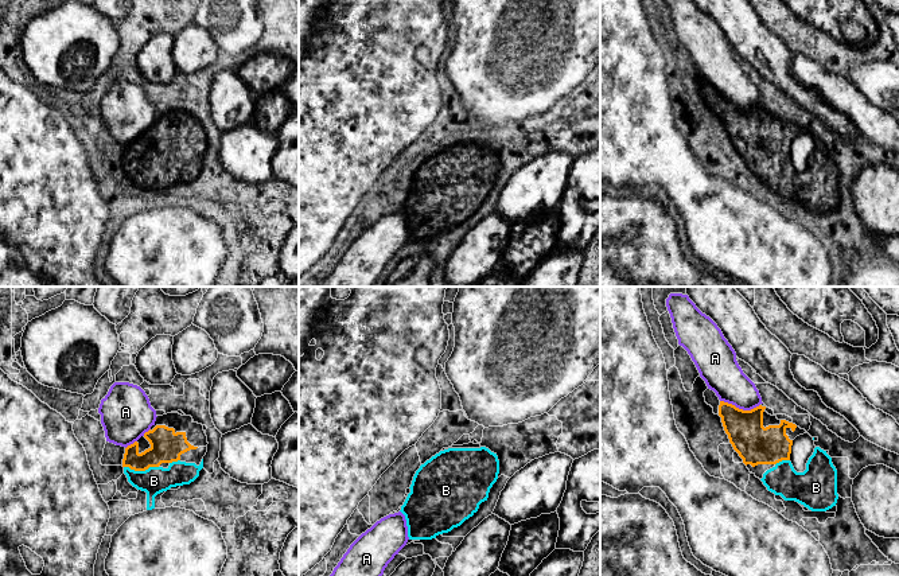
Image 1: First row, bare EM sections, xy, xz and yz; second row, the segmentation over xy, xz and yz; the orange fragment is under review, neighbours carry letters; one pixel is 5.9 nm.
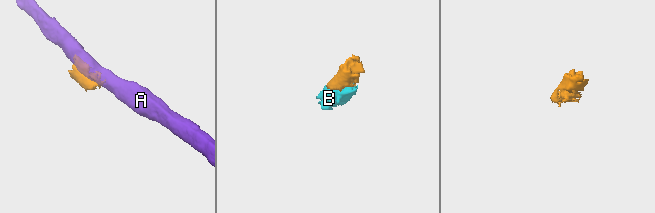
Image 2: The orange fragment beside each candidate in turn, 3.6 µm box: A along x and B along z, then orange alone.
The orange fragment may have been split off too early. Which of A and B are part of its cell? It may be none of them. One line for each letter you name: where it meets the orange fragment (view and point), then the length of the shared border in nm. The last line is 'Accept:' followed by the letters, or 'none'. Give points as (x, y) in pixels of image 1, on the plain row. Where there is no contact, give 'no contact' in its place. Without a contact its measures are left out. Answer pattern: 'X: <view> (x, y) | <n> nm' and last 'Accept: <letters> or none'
B: xy (141, 168) | 200 nm
Accept: B

